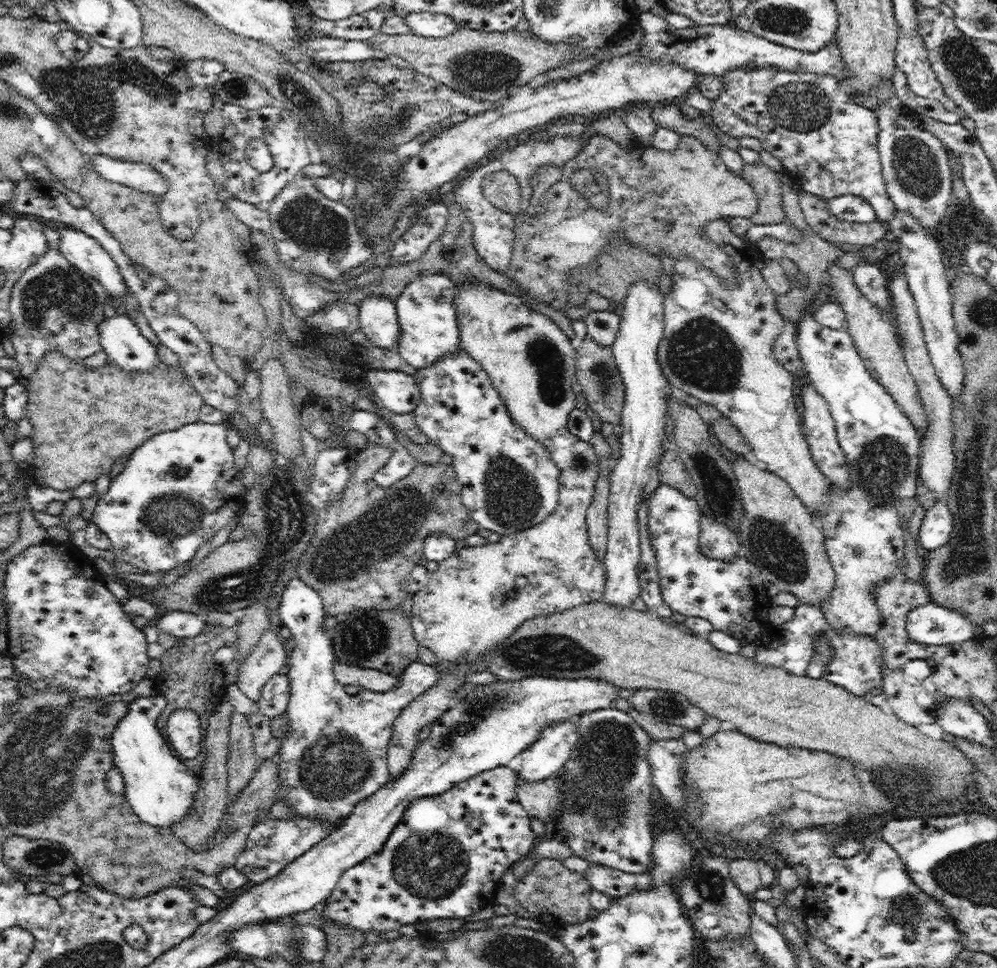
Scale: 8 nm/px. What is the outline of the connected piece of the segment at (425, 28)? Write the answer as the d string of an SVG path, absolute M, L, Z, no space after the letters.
M405 13L404 17L411 32L424 37L444 38L460 29L454 19L442 13Z

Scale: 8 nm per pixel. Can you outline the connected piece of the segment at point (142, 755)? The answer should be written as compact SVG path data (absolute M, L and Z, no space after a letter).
M161 694L138 696L128 704L126 716L122 716L110 736L114 766L124 778L127 802L141 822L156 828L170 828L192 813L200 782L200 775L182 764L157 727L165 706L166 698Z

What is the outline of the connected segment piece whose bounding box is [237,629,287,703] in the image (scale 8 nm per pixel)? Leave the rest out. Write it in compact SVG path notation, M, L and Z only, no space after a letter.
M264 631L258 644L239 666L237 685L250 700L258 702L264 684L286 664L286 651L278 633Z

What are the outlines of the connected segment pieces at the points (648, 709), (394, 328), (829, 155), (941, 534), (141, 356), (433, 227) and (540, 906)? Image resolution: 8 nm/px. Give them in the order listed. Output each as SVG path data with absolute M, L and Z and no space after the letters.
M636 689L628 702L633 708L649 714L659 723L680 725L692 731L698 731L707 716L682 693L668 690Z
M369 295L358 306L361 332L372 341L372 345L396 348L401 338L401 327L394 300Z
M740 67L736 68L735 71L728 71L723 74L724 91L720 93L720 96L713 100L714 105L711 108L711 116L713 122L717 124L718 128L731 136L732 138L739 138L752 136L757 138L758 141L762 142L763 148L765 148L770 154L773 154L783 164L783 172L785 176L788 176L796 185L804 192L810 193L816 197L826 199L827 201L837 196L844 195L862 195L863 199L866 199L874 212L876 213L877 219L885 225L892 220L894 213L897 208L890 199L888 191L886 190L885 180L882 172L882 163L878 156L878 117L872 109L865 108L856 104L852 99L852 94L846 91L843 82L836 79L832 75L820 75L810 72L792 72L772 67Z
M946 498L933 503L934 506L926 509L919 528L918 544L922 553L944 546L950 540L953 530L953 514Z
M122 311L113 318L106 318L99 325L98 333L108 364L132 373L150 372L159 366L161 361L156 347Z
M442 201L421 208L413 224L391 247L391 259L395 264L416 262L432 241L438 241L444 232L449 215L448 204Z
M544 858L539 860L526 876L517 881L513 896L522 908L532 915L534 921L545 926L556 921L570 925L581 924L588 919L591 910L589 896L592 889L585 875L566 868L563 861Z

